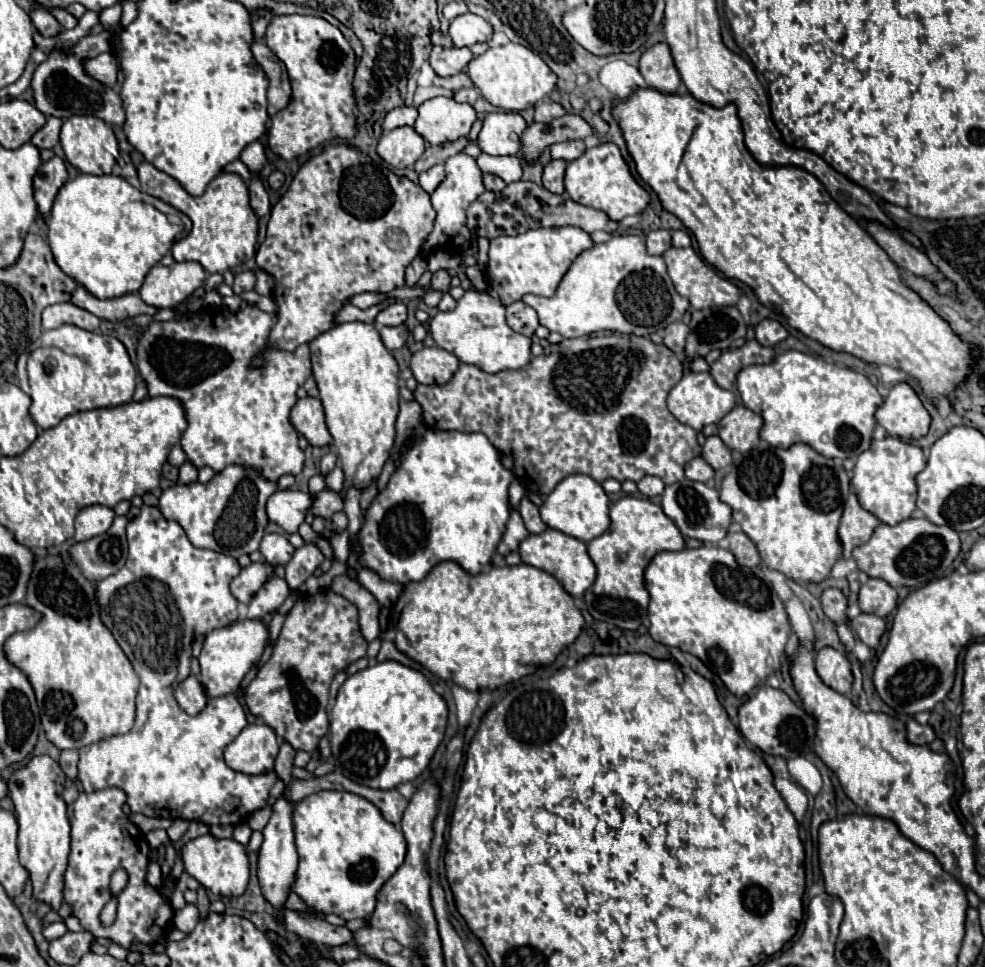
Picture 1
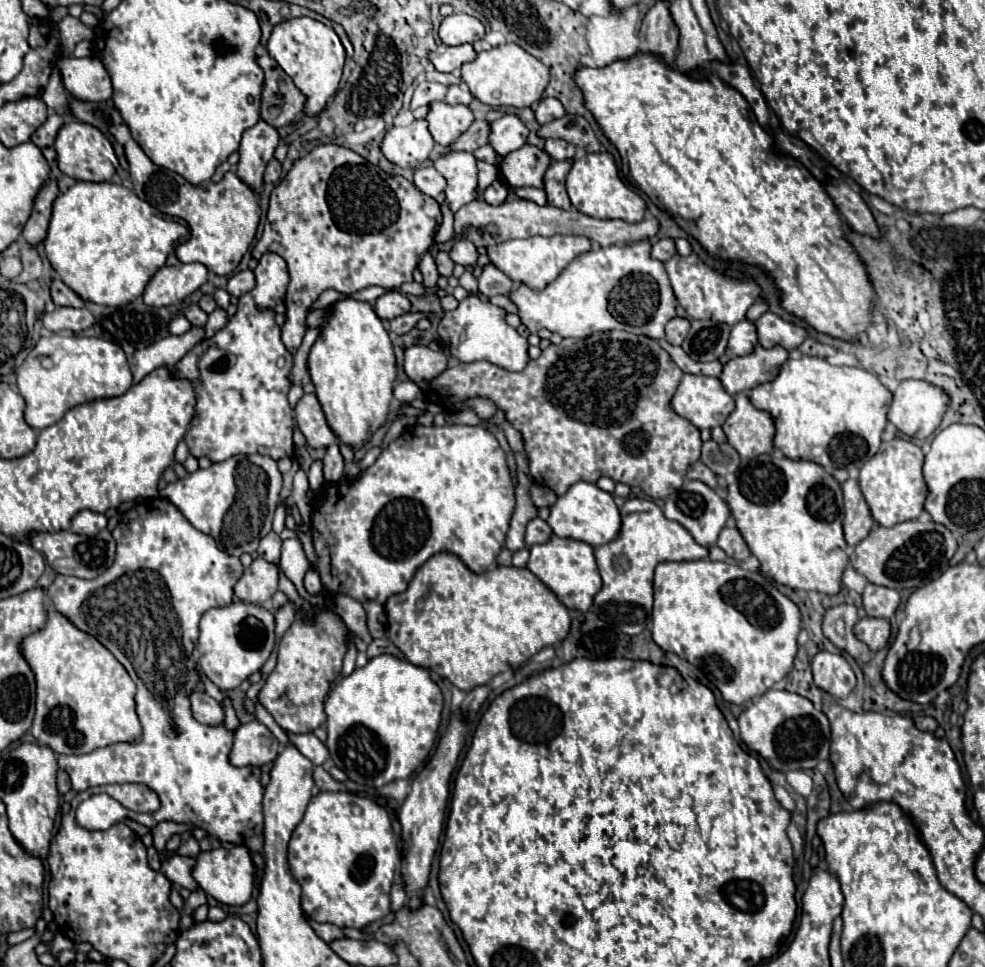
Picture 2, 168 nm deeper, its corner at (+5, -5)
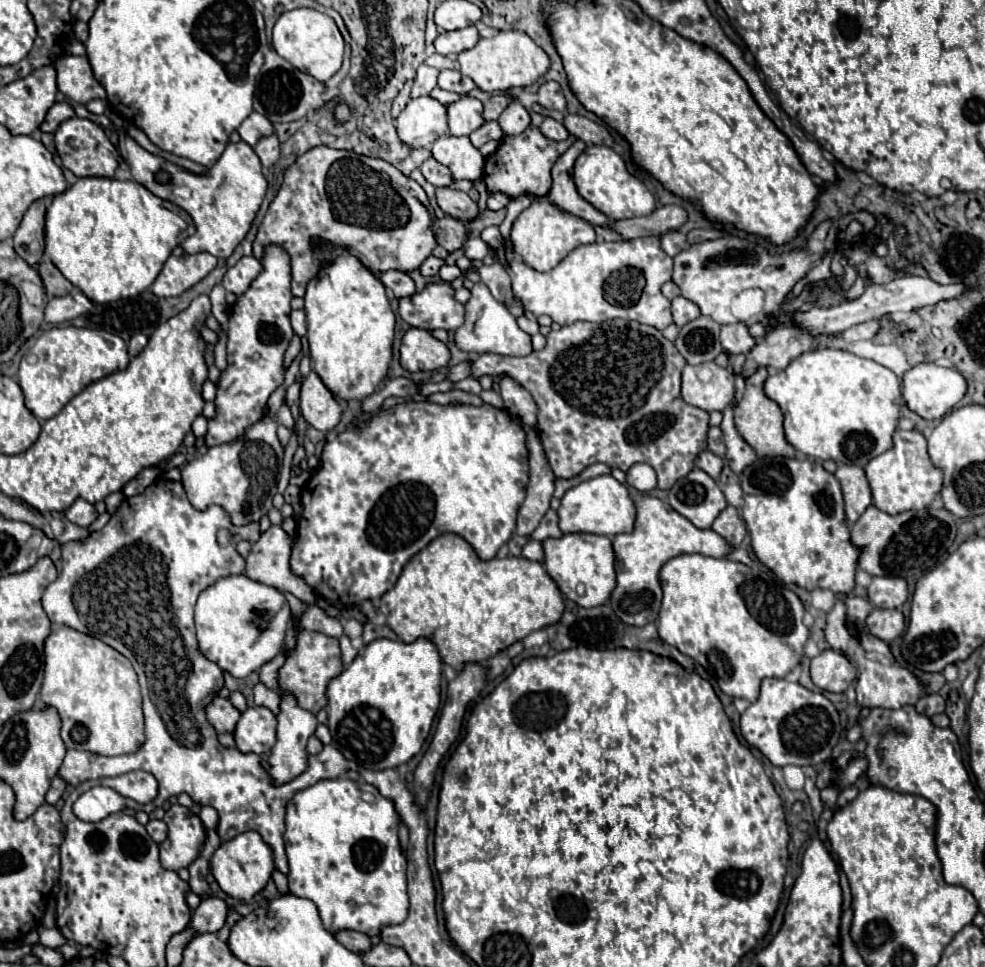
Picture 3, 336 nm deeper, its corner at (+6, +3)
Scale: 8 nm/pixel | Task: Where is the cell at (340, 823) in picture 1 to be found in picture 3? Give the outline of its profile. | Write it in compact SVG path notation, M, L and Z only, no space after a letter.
M325 779L303 791L297 791L287 803L285 849L289 859L289 891L311 899L329 933L343 929L359 931L369 937L381 933L387 925L399 925L407 919L409 897L405 883L405 855L397 839L399 815L391 799L383 797L373 785L353 779Z

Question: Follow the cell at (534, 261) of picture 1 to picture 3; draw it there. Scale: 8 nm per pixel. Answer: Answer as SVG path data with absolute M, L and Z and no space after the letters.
M547 197L533 201L513 223L511 229L511 241L515 247L515 253L533 269L537 271L549 271L553 269L567 253L571 253L575 247L585 243L595 243L595 229L591 223L587 223L581 217L575 217L555 203L551 203Z

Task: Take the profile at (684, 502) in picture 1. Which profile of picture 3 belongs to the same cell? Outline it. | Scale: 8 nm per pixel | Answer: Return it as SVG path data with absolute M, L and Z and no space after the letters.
M697 467L669 489L669 503L699 529L709 529L715 517L727 507L719 485Z

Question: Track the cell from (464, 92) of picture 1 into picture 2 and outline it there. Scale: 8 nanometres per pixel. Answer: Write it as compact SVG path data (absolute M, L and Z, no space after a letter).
M450 85L448 87L448 95L446 95L446 103L448 105L468 105L472 101L472 93L466 89L466 85Z

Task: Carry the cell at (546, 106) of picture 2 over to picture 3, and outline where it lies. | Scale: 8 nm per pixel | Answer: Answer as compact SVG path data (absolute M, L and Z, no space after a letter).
M545 81L539 91L539 105L545 107L545 109L559 109L559 111L565 111L565 95L559 87L557 81Z

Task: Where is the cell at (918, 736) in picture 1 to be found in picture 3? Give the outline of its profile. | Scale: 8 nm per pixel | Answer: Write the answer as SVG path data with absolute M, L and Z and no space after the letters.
M937 693L925 695L925 697L921 697L921 699L915 703L915 707L917 707L919 713L923 713L923 715L927 715L927 717L933 717L935 713L943 713L943 711L945 711L945 699L943 699L941 695L937 695Z

